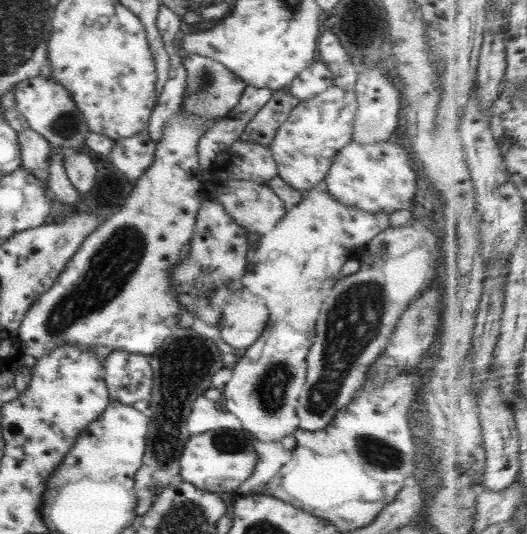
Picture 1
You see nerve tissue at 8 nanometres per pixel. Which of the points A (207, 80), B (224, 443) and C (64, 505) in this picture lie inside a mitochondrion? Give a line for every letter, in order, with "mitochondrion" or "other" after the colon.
A: mitochondrion
B: mitochondrion
C: other

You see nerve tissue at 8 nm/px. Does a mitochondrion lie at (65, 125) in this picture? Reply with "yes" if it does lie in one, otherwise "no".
yes

